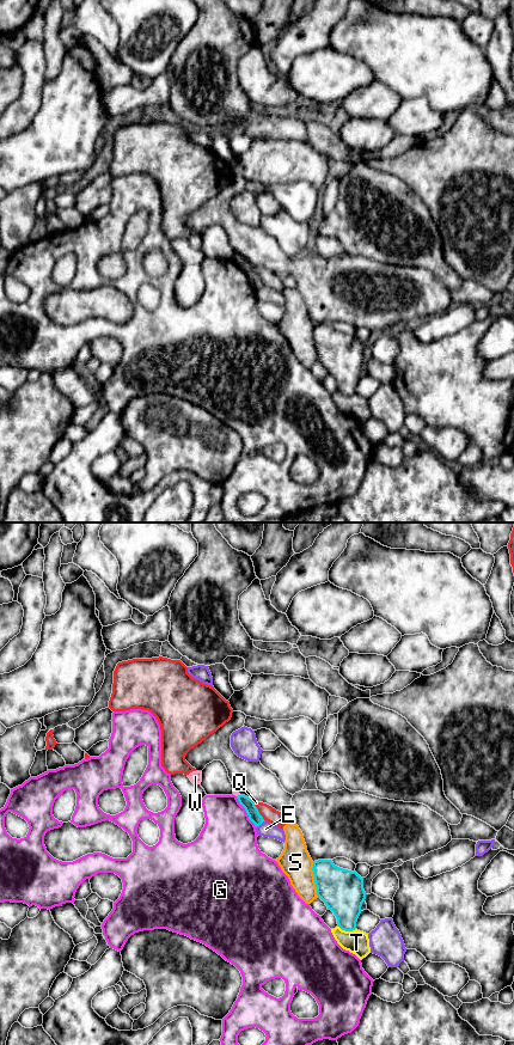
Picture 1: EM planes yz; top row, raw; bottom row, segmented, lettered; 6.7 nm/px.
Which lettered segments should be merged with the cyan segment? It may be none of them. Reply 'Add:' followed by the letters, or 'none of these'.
Add: none of these

